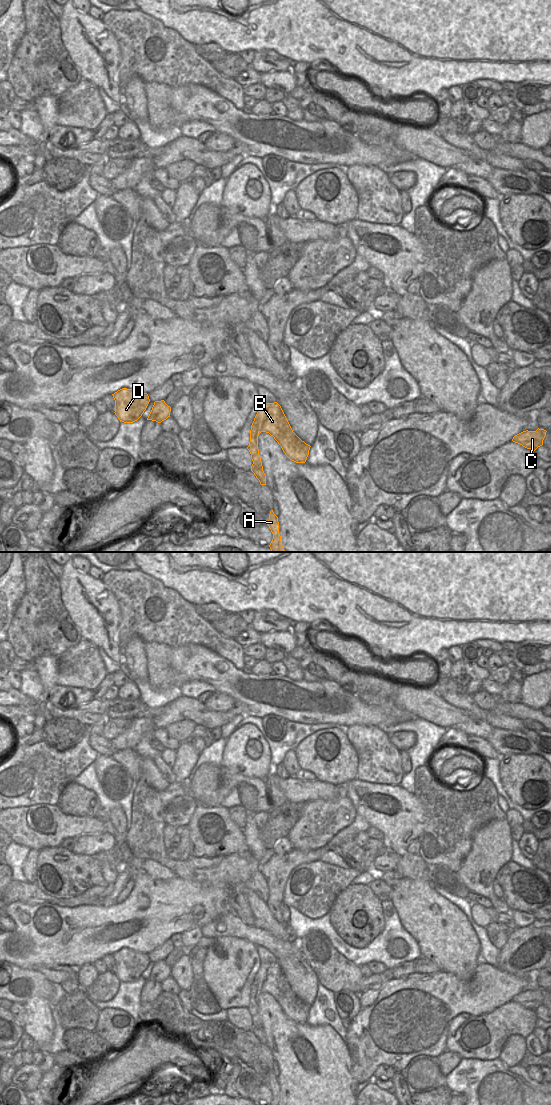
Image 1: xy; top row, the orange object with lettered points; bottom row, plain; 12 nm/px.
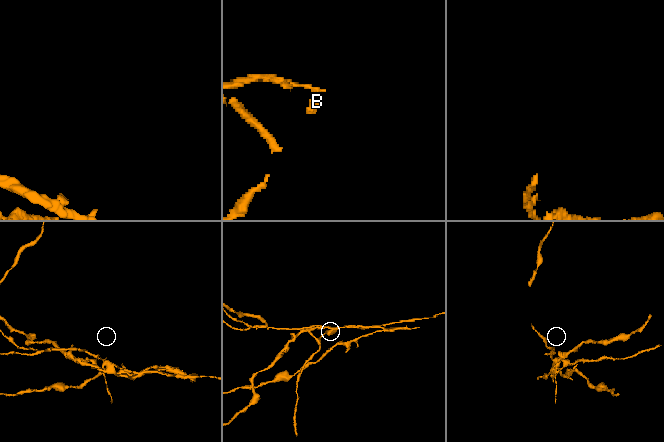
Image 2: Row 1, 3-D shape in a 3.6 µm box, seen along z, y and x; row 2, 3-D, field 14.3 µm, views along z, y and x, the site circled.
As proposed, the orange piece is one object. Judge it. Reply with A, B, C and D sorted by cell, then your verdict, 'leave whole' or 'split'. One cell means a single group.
groups A / B C D; split

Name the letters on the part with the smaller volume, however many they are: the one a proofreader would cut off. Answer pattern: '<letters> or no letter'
A

